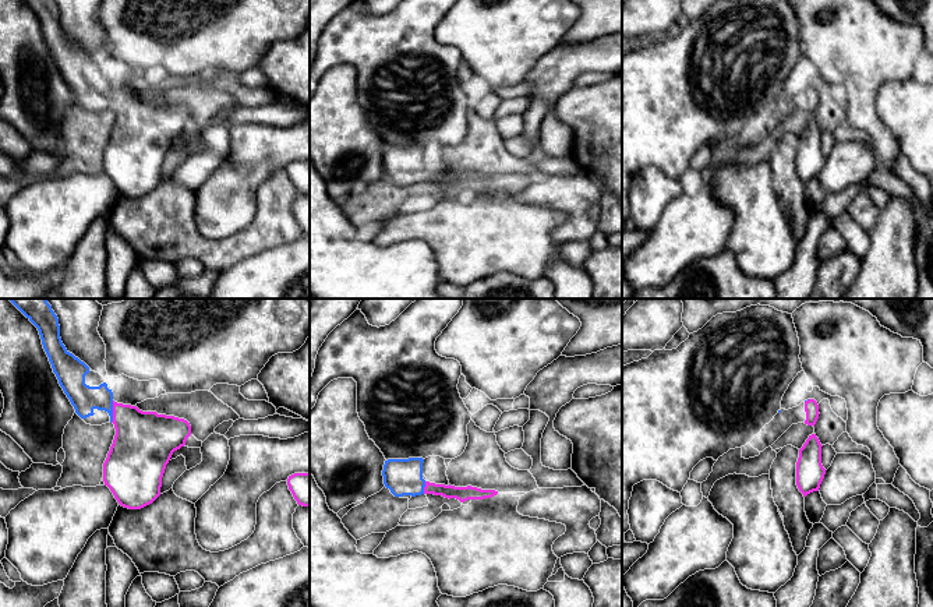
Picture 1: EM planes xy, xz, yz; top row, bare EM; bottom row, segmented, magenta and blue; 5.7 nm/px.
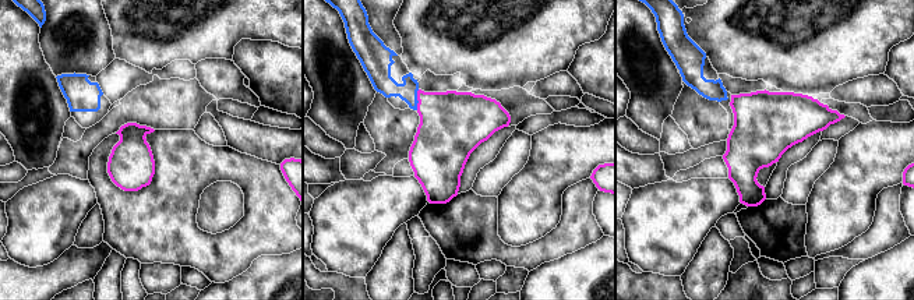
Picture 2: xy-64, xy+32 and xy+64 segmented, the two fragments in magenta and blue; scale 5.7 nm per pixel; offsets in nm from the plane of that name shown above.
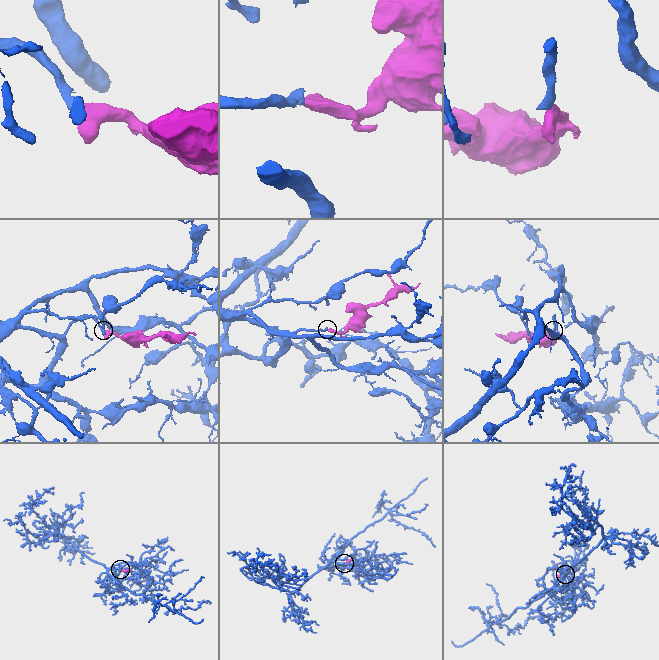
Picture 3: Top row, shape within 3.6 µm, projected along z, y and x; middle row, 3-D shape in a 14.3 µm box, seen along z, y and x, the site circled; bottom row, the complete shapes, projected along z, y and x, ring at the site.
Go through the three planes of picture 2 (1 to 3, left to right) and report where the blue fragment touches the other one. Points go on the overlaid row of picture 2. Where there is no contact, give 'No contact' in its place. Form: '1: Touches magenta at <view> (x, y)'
1: No contact
2: Touches magenta at xy+32 (417, 99)
3: No contact

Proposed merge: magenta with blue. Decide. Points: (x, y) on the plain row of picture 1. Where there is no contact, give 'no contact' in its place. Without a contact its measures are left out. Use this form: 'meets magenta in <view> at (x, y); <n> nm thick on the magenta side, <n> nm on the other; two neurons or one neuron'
meets magenta in xy at (113, 99); 340 nm thick on the magenta side, 160 nm on the other; one neuron

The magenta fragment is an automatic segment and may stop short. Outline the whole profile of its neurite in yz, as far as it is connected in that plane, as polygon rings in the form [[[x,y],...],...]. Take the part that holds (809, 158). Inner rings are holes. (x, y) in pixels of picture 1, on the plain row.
[[[812,121],[799,137],[796,173],[803,184],[813,179],[819,179],[824,166],[826,156],[821,152],[821,134],[816,121]]]

